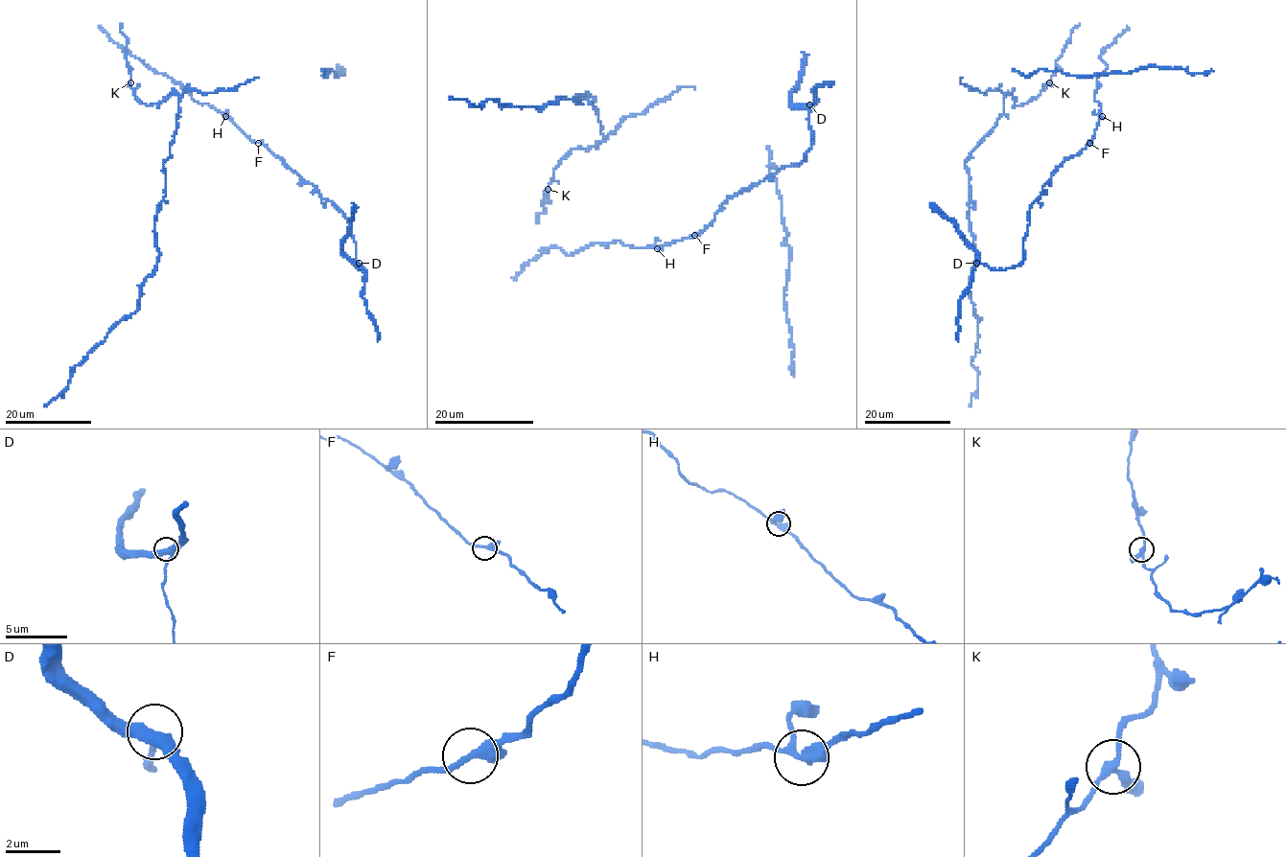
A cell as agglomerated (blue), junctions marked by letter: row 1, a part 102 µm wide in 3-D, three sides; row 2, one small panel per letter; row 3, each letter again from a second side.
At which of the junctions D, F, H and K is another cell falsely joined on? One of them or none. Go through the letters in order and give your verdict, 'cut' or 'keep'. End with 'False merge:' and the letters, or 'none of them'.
D: keep
F: keep
H: keep
K: keep
False merge: none of them

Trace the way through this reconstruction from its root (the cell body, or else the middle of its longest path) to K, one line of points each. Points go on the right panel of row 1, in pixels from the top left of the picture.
K: (1070, 42), (1056, 61), (1056, 72), (1049, 82)

